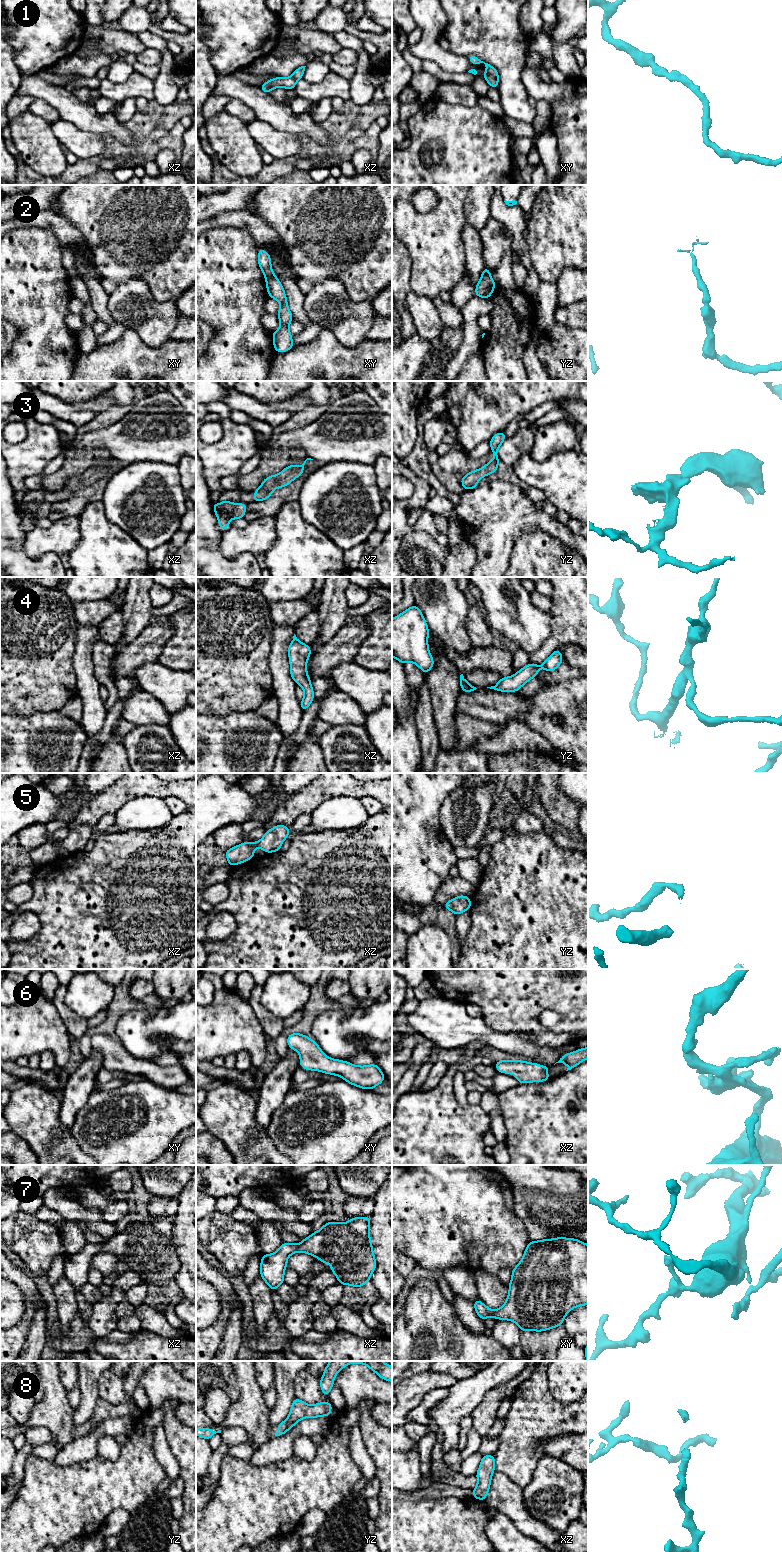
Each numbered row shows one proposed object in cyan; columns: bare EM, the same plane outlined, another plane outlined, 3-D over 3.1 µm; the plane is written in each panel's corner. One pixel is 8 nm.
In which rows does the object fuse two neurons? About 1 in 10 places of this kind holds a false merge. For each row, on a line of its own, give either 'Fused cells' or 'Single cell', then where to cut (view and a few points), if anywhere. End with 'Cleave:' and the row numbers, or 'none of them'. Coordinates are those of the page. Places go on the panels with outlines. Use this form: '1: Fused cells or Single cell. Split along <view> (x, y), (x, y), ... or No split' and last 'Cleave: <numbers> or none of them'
1: Single cell. No split
2: Single cell. No split
3: Single cell. No split
4: Single cell. No split
5: Single cell. No split
6: Single cell. No split
7: Single cell. No split
8: Single cell. No split
Cleave: none of them

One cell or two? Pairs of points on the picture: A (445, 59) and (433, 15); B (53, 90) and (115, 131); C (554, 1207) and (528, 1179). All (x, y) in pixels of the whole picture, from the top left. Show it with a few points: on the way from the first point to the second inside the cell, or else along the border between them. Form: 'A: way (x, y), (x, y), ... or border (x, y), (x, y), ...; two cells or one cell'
A: way (434, 48), (432, 46), (432, 26); one cell
B: way (68, 105), (92, 122), (100, 123); one cell
C: way (548, 1200), (534, 1186); one cell

